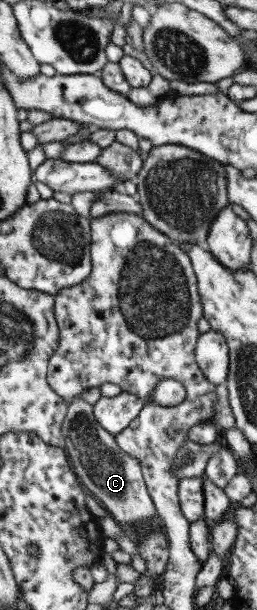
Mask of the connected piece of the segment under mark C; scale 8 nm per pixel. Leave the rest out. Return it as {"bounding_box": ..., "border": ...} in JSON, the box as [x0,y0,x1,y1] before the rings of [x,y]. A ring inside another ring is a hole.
{"bounding_box":[60,398,156,529],"border":[[[76,398],[70,399],[60,434],[64,439],[64,447],[68,455],[69,466],[77,475],[77,479],[86,494],[94,498],[112,519],[122,523],[124,527],[140,529],[142,523],[156,517],[156,510],[148,496],[141,476],[137,459],[128,455],[116,446],[114,437],[97,426],[92,406]]]}

